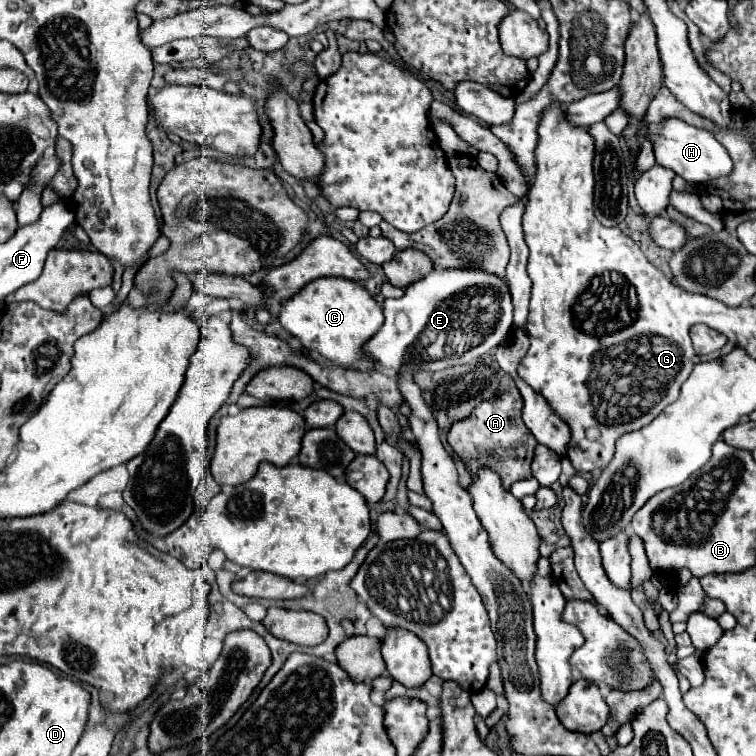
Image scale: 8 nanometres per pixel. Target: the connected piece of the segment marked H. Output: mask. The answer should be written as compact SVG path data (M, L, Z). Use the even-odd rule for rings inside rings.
M664 118L658 124L650 124L646 138L654 146L656 162L664 168L674 170L688 182L706 182L718 176L728 176L732 172L732 158L726 148L714 138L714 134L702 128L694 128L680 118Z

